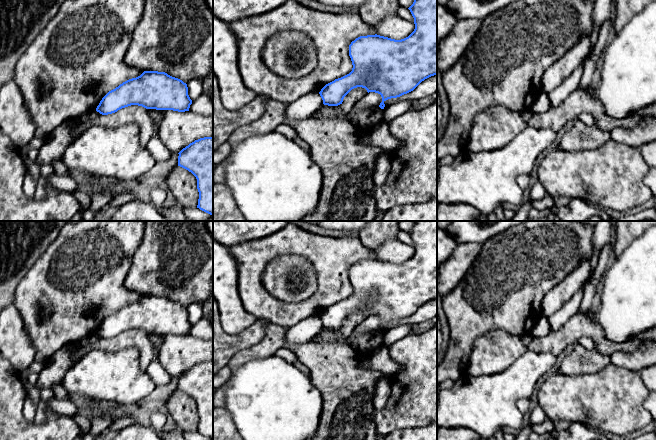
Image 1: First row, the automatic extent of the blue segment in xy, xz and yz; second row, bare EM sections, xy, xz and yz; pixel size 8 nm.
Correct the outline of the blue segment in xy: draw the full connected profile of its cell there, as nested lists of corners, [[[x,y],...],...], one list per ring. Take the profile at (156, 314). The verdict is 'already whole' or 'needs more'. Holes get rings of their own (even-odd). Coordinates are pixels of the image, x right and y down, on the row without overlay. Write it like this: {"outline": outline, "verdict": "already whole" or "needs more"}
{"outline": [[[144,295],[109,315],[100,325],[96,335],[108,339],[118,334],[138,329],[146,333],[189,335],[192,324],[187,308],[165,296]]], "verdict": "already whole"}

